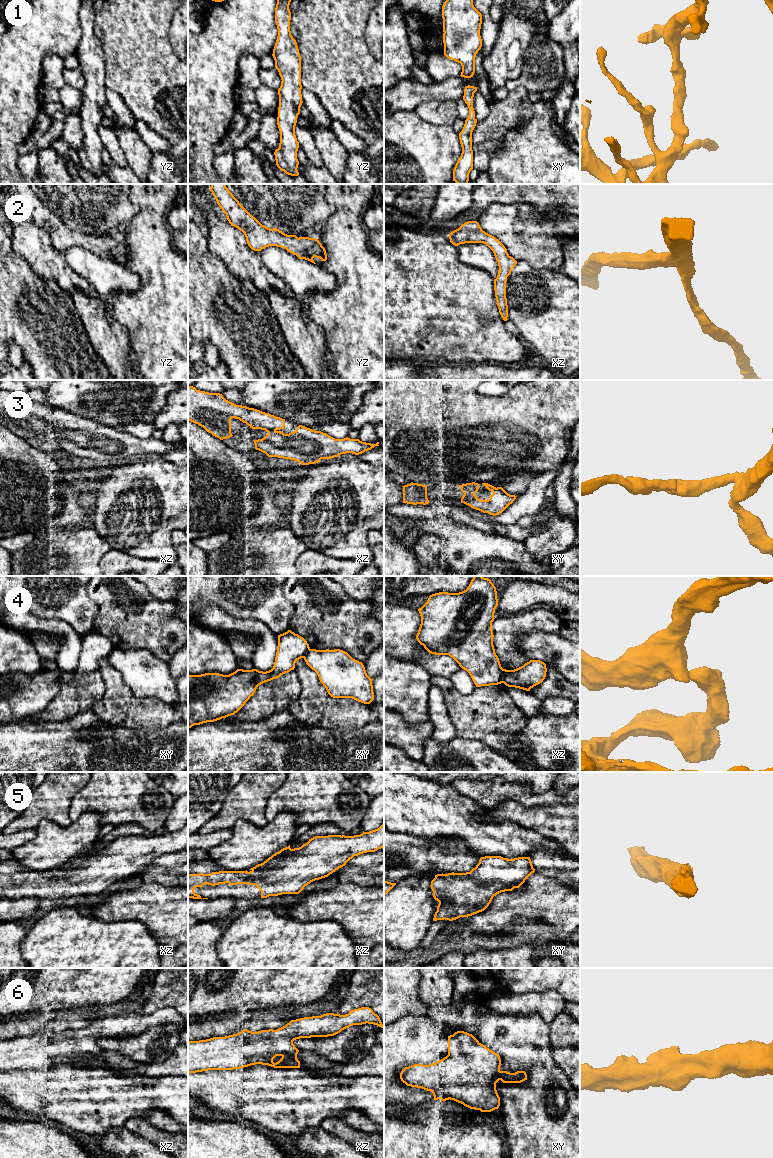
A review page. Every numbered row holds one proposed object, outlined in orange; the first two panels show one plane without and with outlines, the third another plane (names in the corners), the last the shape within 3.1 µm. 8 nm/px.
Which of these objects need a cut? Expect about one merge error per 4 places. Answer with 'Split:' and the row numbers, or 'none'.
Split: 4

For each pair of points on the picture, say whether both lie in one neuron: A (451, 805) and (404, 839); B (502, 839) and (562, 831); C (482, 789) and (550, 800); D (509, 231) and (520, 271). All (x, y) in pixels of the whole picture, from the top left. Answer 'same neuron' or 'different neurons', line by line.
A: different neurons
B: different neurons
C: same neuron
D: different neurons

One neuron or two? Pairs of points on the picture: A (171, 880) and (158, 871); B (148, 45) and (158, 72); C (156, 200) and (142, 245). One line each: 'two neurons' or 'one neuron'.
A: one neuron
B: one neuron
C: one neuron

